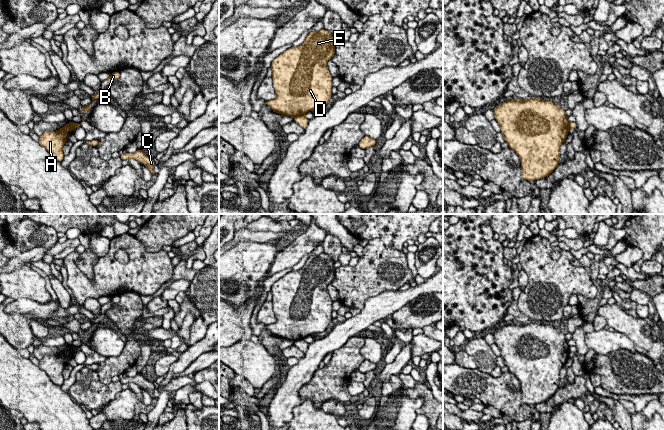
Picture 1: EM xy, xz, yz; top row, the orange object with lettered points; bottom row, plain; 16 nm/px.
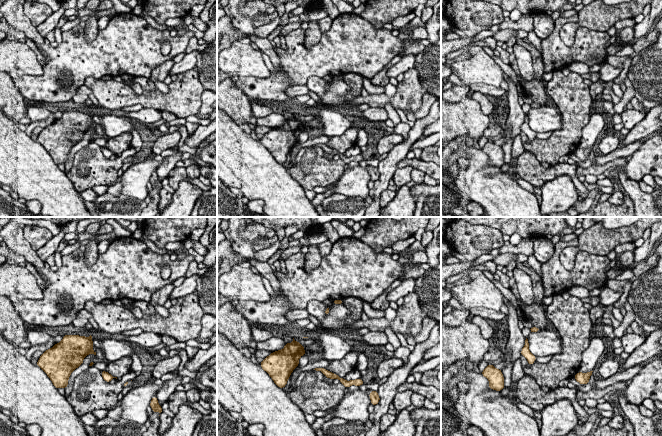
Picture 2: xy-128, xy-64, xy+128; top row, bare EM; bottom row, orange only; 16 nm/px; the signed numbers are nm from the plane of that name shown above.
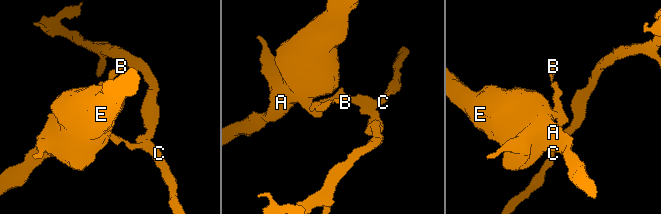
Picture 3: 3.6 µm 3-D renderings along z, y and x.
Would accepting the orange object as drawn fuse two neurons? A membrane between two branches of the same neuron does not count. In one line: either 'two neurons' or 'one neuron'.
two neurons

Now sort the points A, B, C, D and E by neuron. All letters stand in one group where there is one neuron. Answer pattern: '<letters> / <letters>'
A D E / B C

